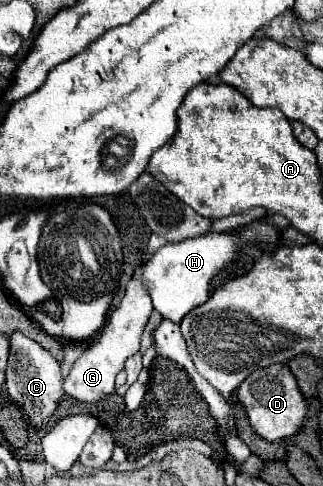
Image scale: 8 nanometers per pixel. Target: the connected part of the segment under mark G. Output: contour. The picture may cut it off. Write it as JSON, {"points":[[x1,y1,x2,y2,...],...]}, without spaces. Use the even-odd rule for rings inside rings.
{"points":[[132,278,128,282,126,294,118,308,110,312,106,324,98,332,98,336,92,340,92,344,86,348,86,352,74,362,70,374,64,378,64,394,72,396,80,402,98,402,100,398,114,392,114,378,124,368,124,360,140,350,140,340,144,334,144,326,148,324,148,316,152,312,152,302,148,292,144,292,144,286,140,278]]}

